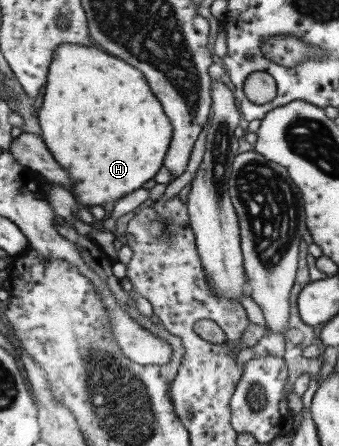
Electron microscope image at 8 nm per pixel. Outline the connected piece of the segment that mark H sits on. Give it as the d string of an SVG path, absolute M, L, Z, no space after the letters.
M62 43L53 50L44 86L41 107L37 111L37 121L41 129L40 137L49 153L51 153L52 158L59 164L59 167L67 171L69 181L81 181L81 183L71 184L72 195L81 206L89 208L93 205L102 206L104 203L113 203L113 201L117 201L120 197L131 193L131 191L141 188L145 181L153 179L153 176L163 163L165 152L168 150L172 129L167 116L163 113L161 104L149 89L147 82L145 82L145 76L141 75L141 72L135 67L129 66L122 59L109 55L105 51L102 52L99 48L94 48L93 45Z

